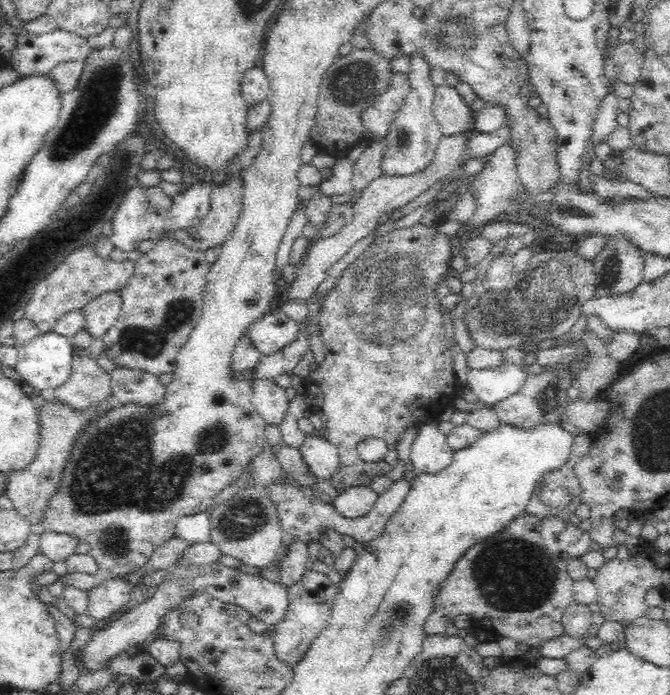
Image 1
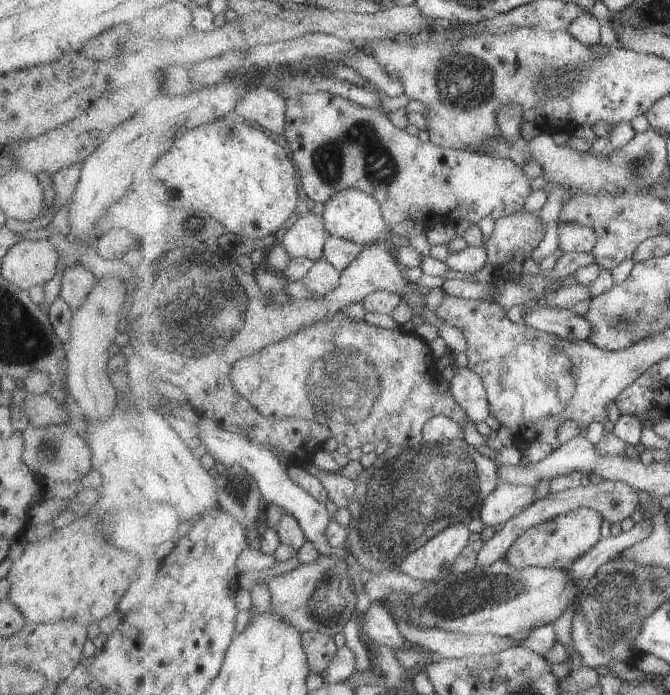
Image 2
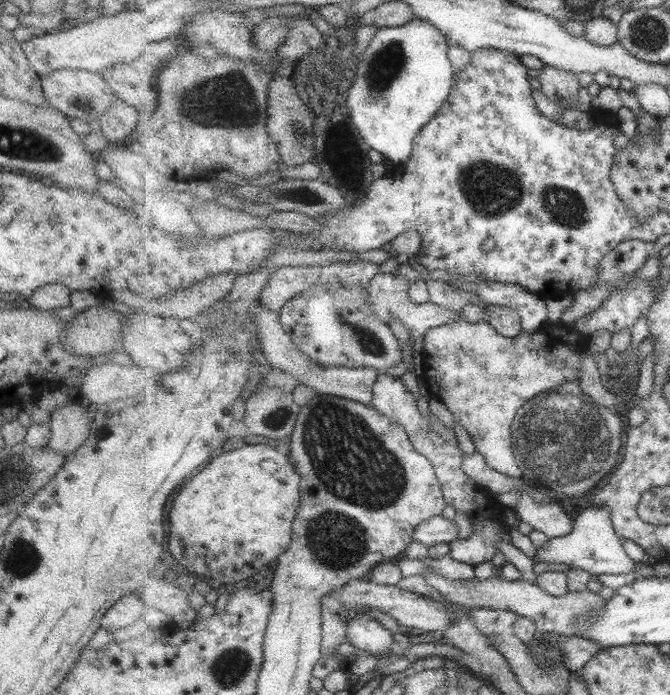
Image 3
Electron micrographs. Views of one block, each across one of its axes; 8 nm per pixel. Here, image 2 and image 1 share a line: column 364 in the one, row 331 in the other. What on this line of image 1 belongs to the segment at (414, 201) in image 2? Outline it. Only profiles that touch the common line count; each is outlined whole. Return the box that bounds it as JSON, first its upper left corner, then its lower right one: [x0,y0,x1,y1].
[102,236,210,377]

